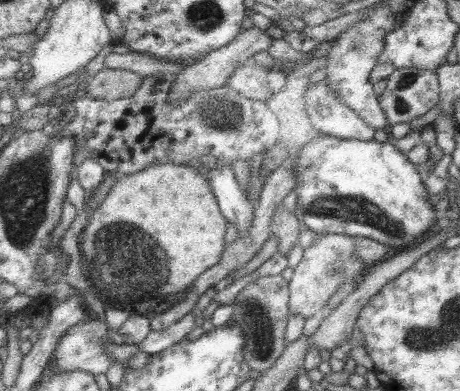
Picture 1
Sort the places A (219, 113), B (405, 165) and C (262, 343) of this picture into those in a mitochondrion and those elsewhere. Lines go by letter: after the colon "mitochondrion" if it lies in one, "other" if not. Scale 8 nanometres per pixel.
A: mitochondrion
B: other
C: mitochondrion

